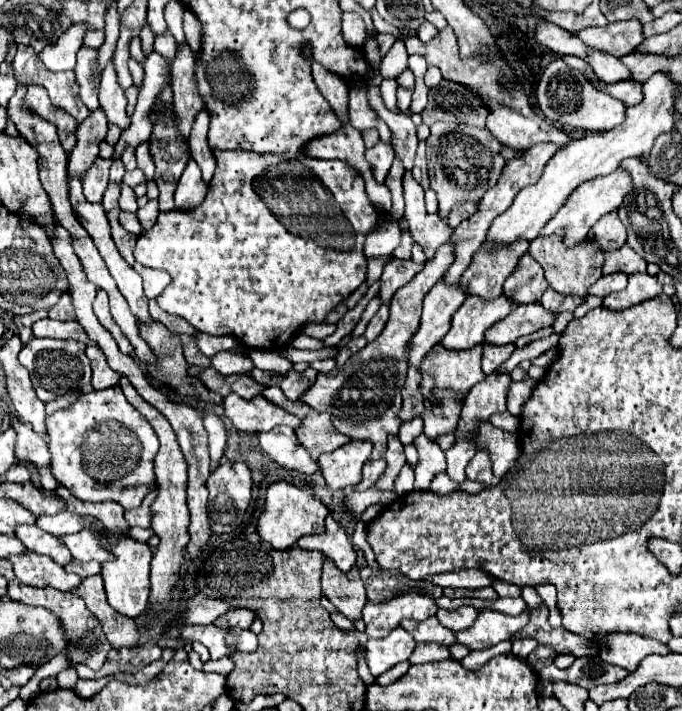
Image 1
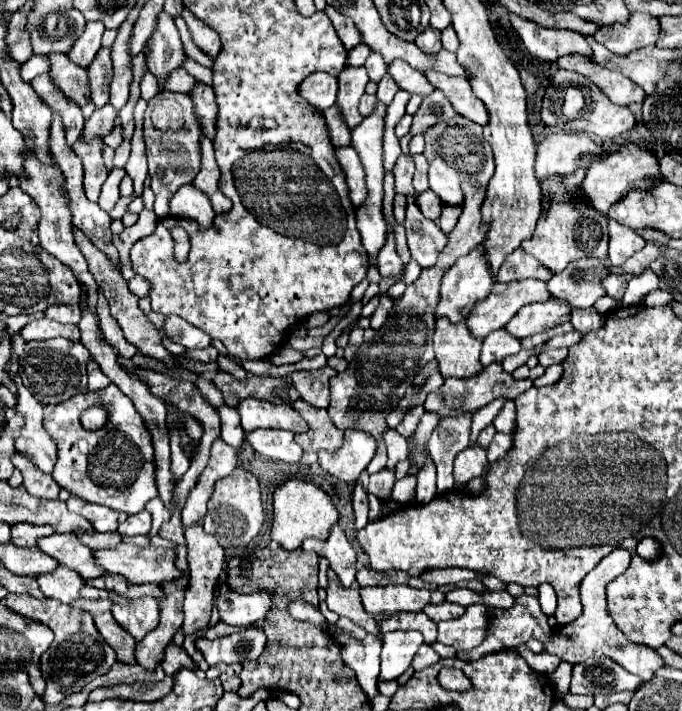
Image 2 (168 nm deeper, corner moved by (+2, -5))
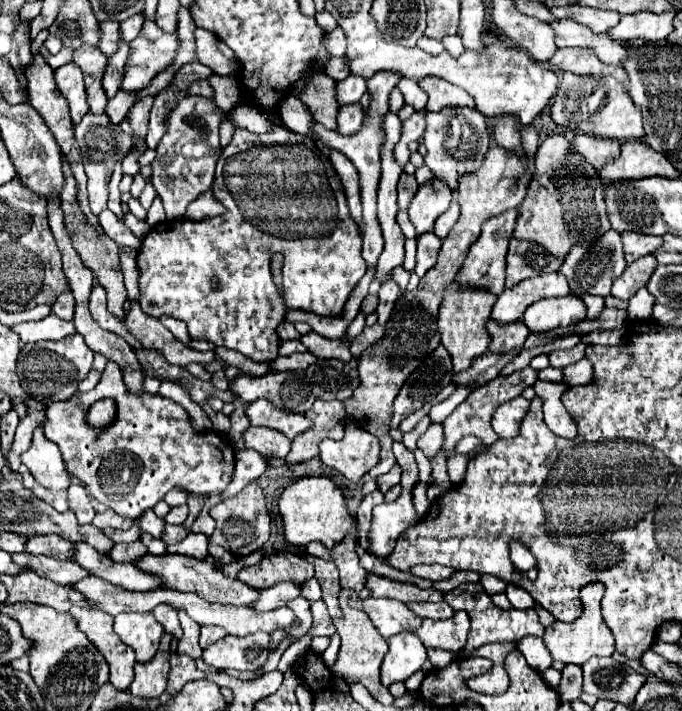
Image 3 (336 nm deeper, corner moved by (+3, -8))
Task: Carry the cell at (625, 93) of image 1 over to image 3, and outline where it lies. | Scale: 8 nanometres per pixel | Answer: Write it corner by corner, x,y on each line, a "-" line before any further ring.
559,49
551,57
549,65
575,75
613,75
625,87
629,83
627,71
623,67
607,67
605,63
599,63
599,59
595,59
595,55
591,55
587,49

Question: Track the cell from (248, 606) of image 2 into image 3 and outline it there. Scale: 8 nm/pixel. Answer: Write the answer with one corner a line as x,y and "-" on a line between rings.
277,583
269,589
261,589
257,599
249,605
255,613
265,613
277,607
287,605
287,601
299,597
299,585
295,583

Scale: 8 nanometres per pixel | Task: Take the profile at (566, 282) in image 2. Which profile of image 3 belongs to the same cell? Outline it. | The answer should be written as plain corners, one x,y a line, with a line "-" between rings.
607,231
607,235
601,237
601,241
597,241
597,245
593,249
585,249
585,247
573,247
571,253
567,255
567,259
563,261
559,273
567,277
569,281
569,289
573,295
577,297
585,297
585,295
599,295
599,297
607,297
611,291
611,283
613,279
617,279
623,271
625,271
625,257
623,257
623,247
621,247
621,237
617,231

